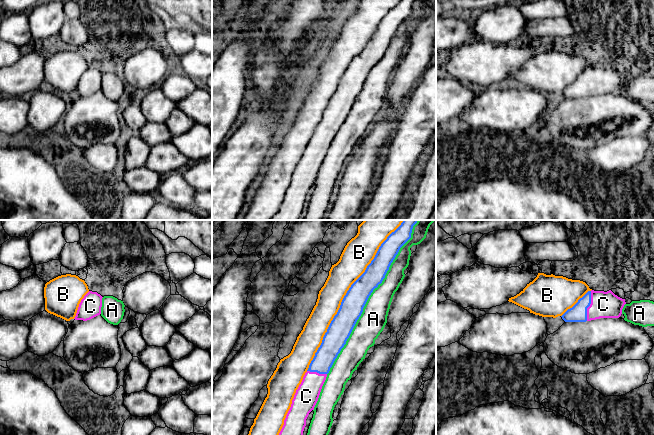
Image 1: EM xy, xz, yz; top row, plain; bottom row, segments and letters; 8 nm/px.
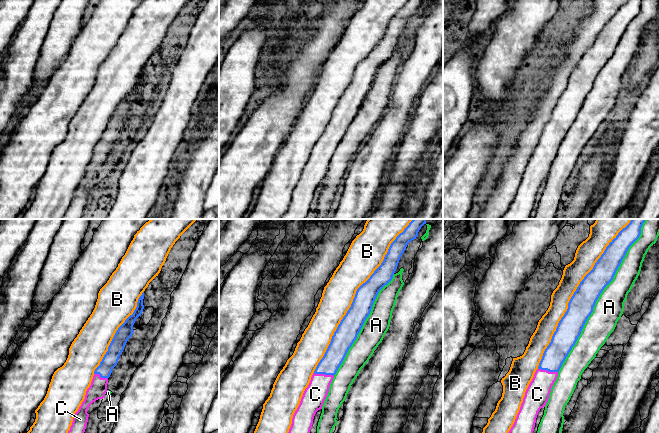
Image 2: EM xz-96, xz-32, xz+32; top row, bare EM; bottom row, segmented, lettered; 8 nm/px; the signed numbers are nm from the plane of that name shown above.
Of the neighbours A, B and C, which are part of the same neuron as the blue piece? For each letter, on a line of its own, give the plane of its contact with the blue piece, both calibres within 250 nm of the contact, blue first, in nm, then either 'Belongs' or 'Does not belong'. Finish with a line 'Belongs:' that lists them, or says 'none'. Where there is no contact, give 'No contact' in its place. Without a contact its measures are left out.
A: Touches blue in xz. Thickness 190 nm (blue) against 220 nm. Does not belong
B: Touches blue in xz. Thickness 190 nm (blue) against 220 nm. Does not belong
C: Touches blue in yz. Thickness 140 nm (blue) against 200 nm. Belongs
Belongs: C

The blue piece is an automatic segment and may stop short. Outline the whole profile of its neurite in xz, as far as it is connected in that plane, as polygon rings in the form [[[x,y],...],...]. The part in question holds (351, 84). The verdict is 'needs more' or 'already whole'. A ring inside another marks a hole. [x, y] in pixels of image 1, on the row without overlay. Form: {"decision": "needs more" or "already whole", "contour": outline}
{"decision": "needs more", "contour": [[[401,0],[392,8],[381,20],[365,48],[347,67],[296,166],[284,201],[271,220],[301,220],[306,195],[314,186],[330,144],[346,120],[369,72],[382,59],[400,24],[411,14],[414,1]]]}

